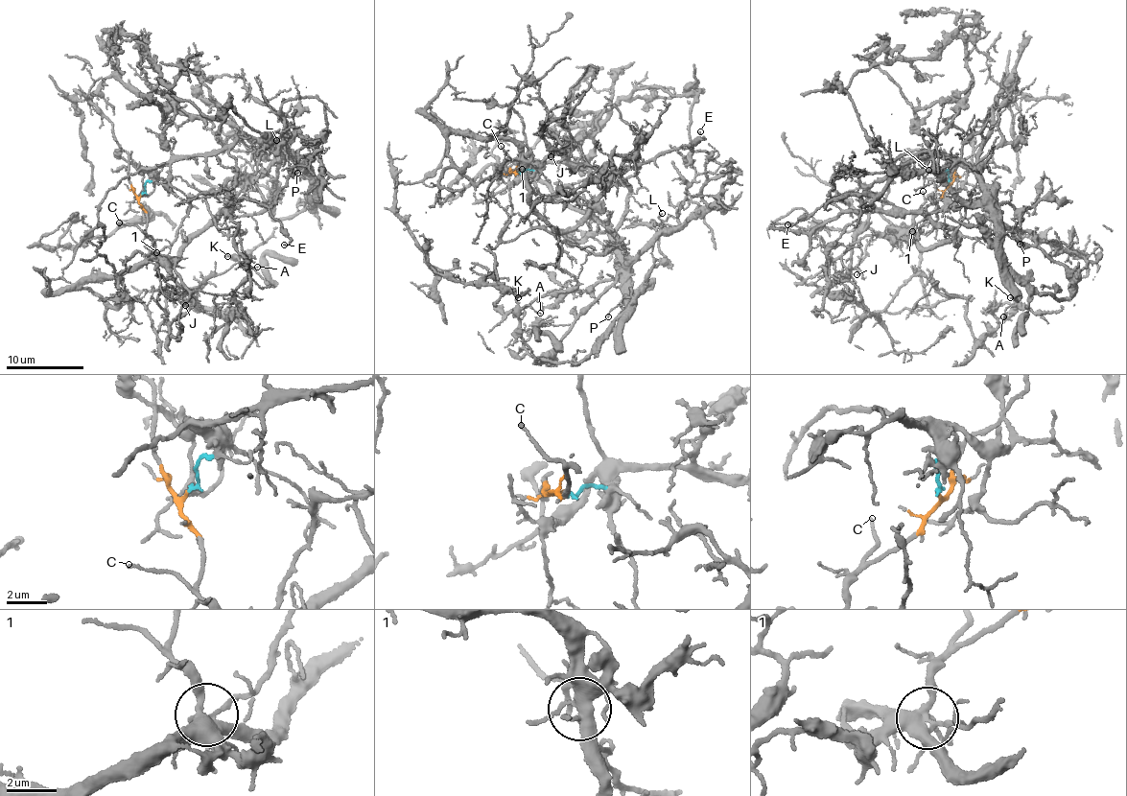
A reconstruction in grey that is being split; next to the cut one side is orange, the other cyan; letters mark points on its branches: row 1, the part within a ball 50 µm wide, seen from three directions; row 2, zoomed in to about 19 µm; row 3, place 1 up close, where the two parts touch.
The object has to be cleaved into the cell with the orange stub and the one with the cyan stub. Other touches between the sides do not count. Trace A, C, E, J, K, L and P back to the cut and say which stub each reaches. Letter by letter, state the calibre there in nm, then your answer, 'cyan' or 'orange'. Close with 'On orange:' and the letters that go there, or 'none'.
A: 120 nm | cyan
C: 130 nm | orange
E: 110 nm | orange
J: 130 nm | orange
K: 170 nm | cyan
L: 140 nm | cyan
P: 130 nm | cyan
On orange: C, E, J

